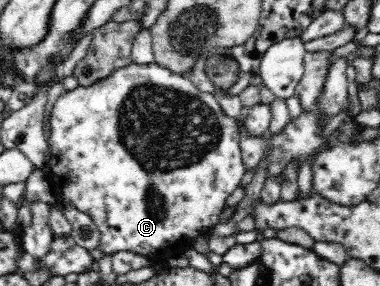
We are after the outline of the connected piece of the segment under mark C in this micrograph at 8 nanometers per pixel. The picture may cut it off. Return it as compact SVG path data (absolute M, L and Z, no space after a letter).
M155 61L151 64L131 63L115 70L113 74L95 81L90 87L77 87L64 90L57 98L49 118L49 158L45 166L45 176L52 186L67 201L71 201L77 210L85 212L93 220L101 234L99 249L106 254L115 252L133 252L155 261L164 262L169 256L181 254L191 246L202 233L220 222L220 215L225 207L225 200L237 190L243 174L247 171L242 161L240 149L239 127L243 124L243 116L231 118L227 116L213 93L201 92L182 74L177 74L167 67L159 66Z

